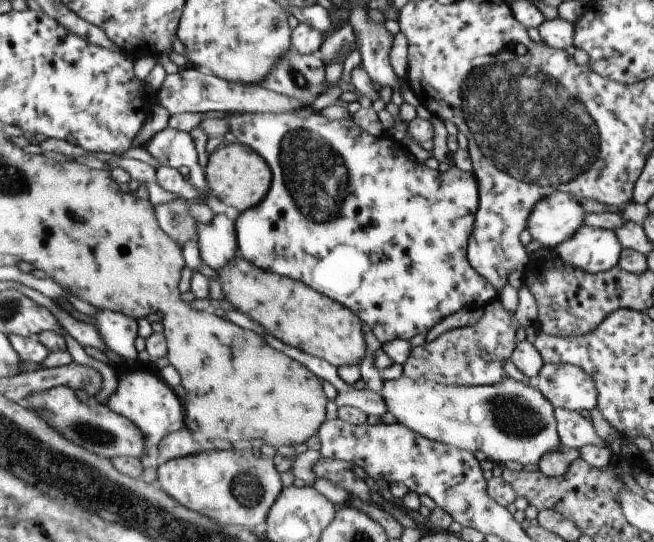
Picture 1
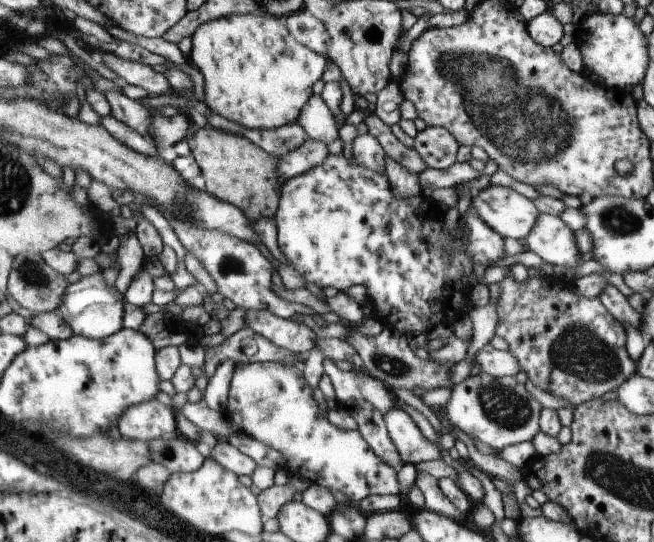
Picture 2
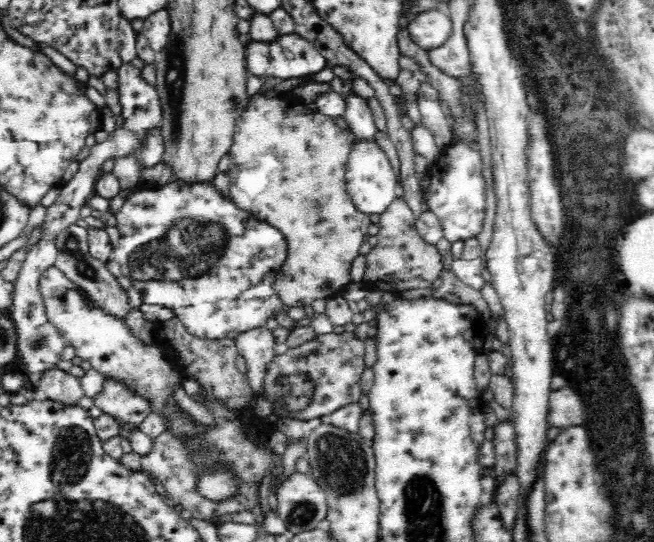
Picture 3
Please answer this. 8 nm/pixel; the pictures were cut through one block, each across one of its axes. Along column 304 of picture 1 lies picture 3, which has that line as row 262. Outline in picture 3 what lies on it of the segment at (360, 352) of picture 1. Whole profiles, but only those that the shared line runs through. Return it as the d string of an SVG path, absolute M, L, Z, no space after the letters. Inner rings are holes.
M260 92L249 98L246 110L236 119L235 130L236 132L233 134L233 142L228 154L230 156L230 166L227 172L230 191L229 199L236 204L236 208L252 214L259 221L266 222L266 224L276 228L277 231L280 230L284 234L284 238L286 238L286 258L282 260L282 266L279 268L276 276L274 276L273 284L279 299L288 307L304 307L305 305L310 305L310 302L313 302L316 298L326 300L329 297L341 294L350 285L349 270L351 263L359 255L358 250L360 245L365 242L364 236L366 236L368 226L371 223L369 215L360 212L356 208L346 190L344 174L347 154L350 151L350 147L348 147L348 133L336 125L329 116L316 111L310 111L305 106L292 109L282 103L279 98L267 98Z

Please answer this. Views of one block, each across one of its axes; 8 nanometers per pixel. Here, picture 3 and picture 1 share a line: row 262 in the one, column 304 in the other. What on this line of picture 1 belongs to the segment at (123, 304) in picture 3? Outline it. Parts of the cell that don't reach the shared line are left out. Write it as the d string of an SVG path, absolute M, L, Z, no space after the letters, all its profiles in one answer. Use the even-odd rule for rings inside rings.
M294 49L260 84L311 106L327 89L326 64L320 55L303 55Z

